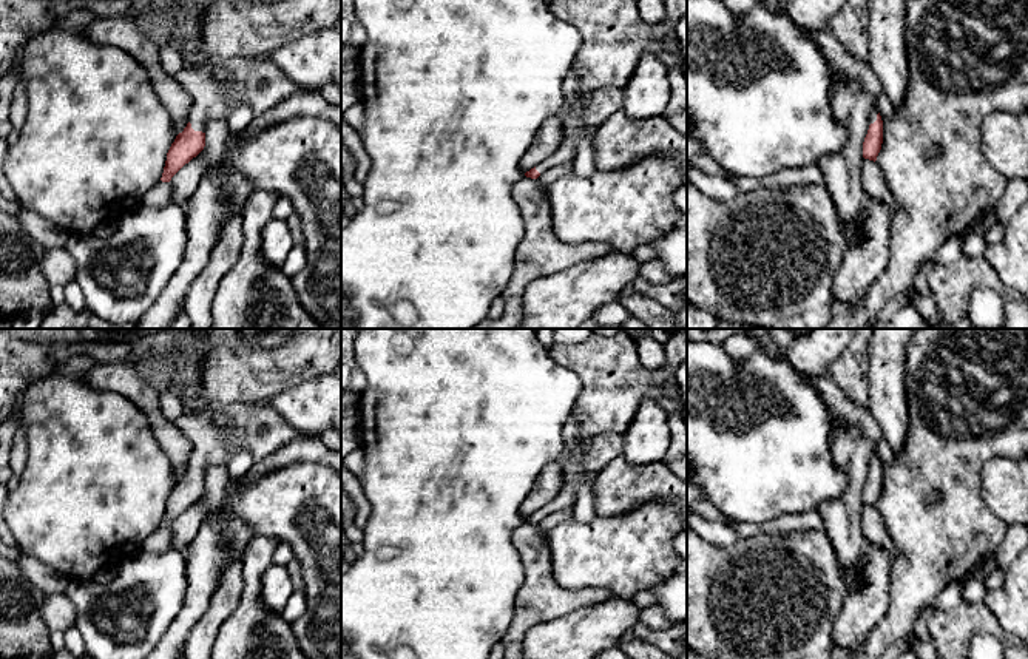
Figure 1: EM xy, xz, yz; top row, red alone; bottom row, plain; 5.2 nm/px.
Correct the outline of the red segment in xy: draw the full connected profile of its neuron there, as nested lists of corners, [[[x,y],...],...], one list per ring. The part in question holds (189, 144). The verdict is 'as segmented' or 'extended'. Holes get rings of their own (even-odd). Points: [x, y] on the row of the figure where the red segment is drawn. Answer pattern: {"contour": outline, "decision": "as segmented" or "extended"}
{"contour": [[[238,56],[227,60],[218,60],[205,68],[184,68],[178,73],[176,80],[187,90],[193,99],[188,114],[188,123],[171,144],[161,181],[170,182],[171,177],[205,147],[205,127],[211,120],[225,120],[239,103],[247,103],[253,116],[261,116],[282,100],[301,90],[307,90],[293,82],[272,60],[258,56]]], "decision": "extended"}

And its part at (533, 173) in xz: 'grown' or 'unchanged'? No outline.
grown

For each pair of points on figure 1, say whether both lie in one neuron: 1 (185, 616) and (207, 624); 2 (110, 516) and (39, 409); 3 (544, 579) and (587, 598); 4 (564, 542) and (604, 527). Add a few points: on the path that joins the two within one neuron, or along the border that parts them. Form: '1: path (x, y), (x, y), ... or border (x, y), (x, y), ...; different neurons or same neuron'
1: border (215, 588), (209, 608), (184, 642); different neurons
2: path (94, 490), (93, 463), (65, 435); same neuron
3: path (554, 590), (562, 598), (576, 598); same neuron
4: path (573, 542), (588, 542), (595, 536); same neuron

